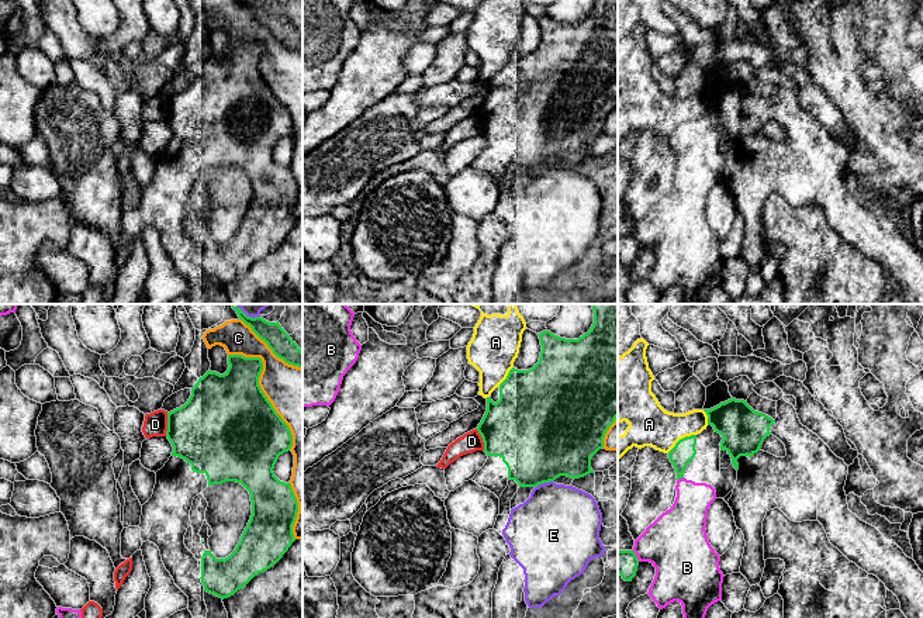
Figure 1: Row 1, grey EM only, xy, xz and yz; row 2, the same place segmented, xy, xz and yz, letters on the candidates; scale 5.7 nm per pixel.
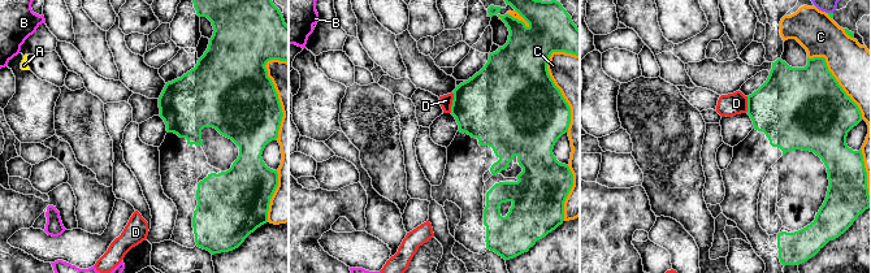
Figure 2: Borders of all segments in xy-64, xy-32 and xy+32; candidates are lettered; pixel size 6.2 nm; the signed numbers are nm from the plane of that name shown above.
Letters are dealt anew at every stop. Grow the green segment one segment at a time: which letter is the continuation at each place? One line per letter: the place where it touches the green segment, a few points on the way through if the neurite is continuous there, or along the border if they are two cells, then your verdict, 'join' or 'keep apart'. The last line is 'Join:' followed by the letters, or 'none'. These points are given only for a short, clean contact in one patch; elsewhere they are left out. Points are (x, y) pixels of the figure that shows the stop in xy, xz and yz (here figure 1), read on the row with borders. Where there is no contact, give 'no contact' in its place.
A: meets green in yz at (683, 438); keep apart
B: meets green in yz at (680, 477); keep apart
C: meets green in xy at (259, 387); keep apart
D: meets green in xy at (168, 424); border along xy (168, 413), (165, 435); keep apart
E: meets green in xz at (543, 482); keep apart
Join: none

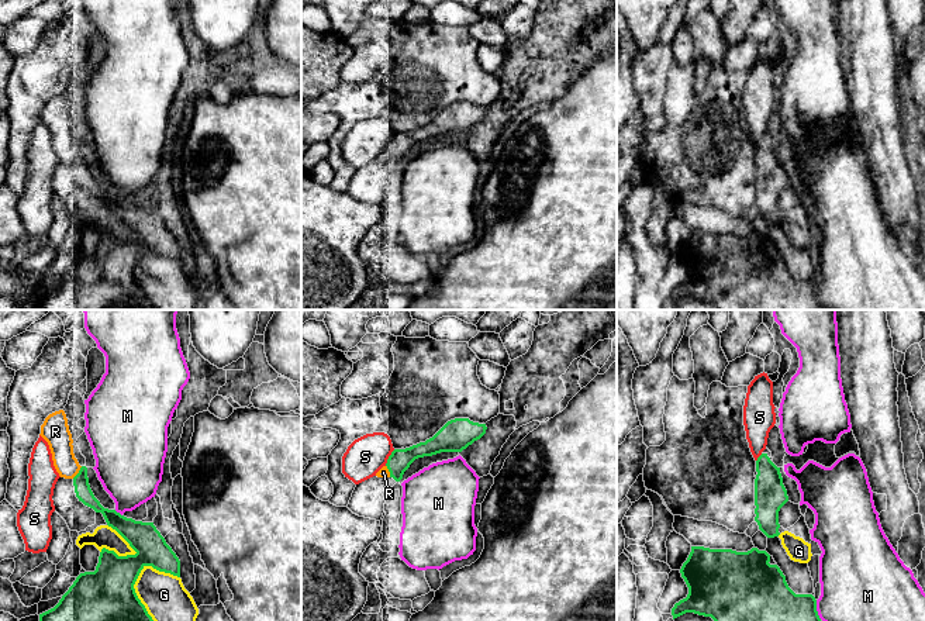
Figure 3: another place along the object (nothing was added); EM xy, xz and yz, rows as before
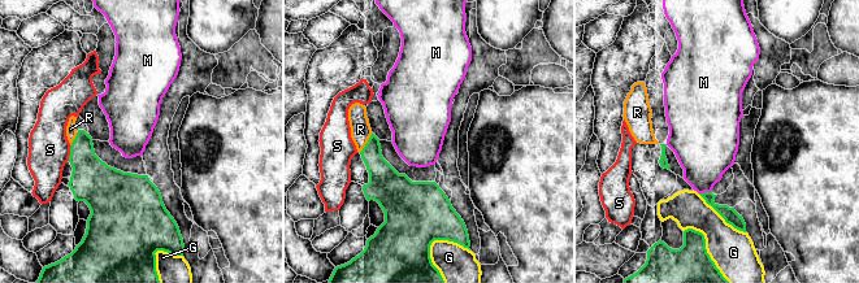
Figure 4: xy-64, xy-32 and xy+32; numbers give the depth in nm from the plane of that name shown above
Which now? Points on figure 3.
G: meets green in xy at (135, 593); keep apart
M: meets green in xy at (118, 513); keep apart
R: meets green in xy at (79, 472); join
S: meets green in xz at (389, 458); keep apart
Join: R

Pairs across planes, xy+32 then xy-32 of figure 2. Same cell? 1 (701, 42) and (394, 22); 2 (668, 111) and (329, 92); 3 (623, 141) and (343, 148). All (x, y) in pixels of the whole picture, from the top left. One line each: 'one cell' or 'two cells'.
1: two cells
2: two cells
3: one cell

